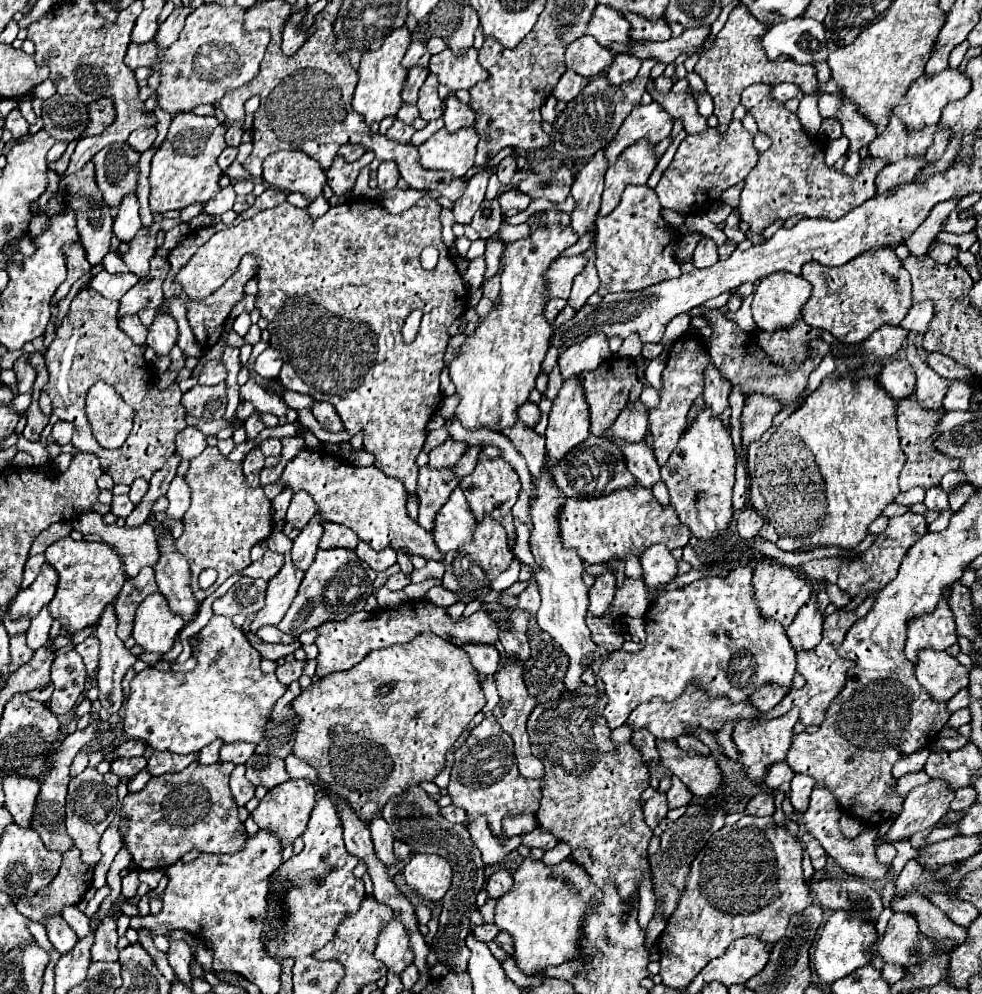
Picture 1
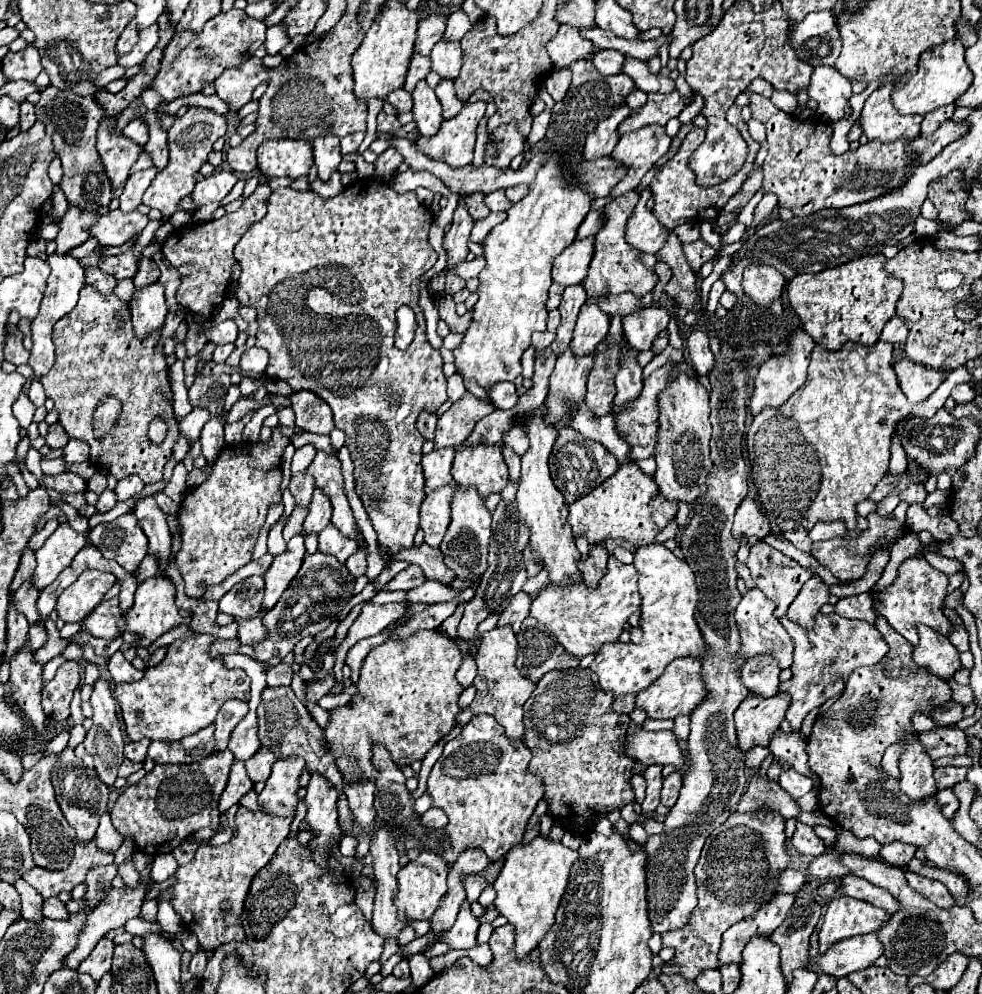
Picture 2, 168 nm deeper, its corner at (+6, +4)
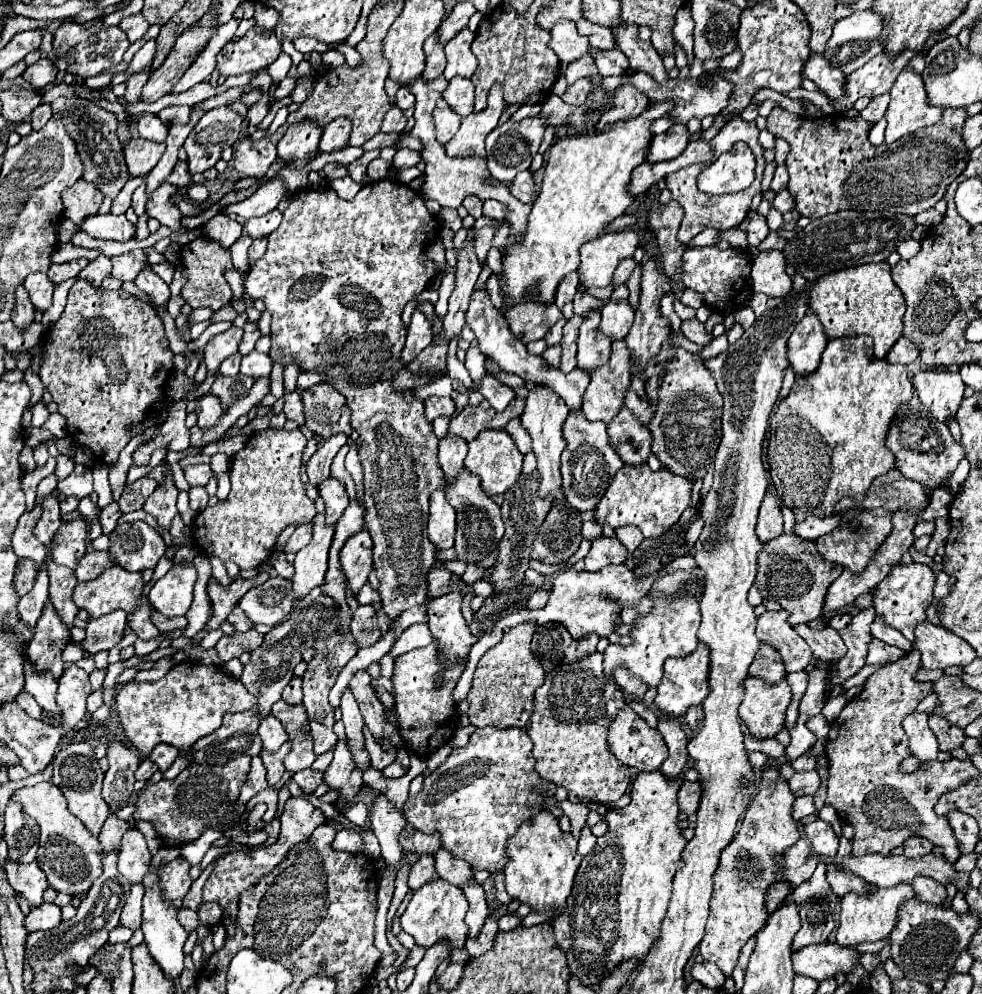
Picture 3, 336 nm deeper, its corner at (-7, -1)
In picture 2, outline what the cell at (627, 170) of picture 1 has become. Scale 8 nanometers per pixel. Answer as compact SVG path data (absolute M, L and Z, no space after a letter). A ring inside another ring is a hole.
M645 126L621 136L611 156L629 166L629 172L623 182L615 186L611 196L621 196L629 190L635 190L647 170L669 150L669 144L671 138L665 134L663 126Z

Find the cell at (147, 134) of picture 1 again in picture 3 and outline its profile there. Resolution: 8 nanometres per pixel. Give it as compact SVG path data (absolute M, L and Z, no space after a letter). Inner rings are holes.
M144 115L138 121L138 133L142 139L164 143L168 135L168 127L158 119L158 115Z

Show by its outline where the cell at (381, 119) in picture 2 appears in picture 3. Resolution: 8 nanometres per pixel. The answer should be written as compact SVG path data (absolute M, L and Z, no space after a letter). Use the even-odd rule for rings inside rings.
M392 107L386 113L384 121L382 121L382 131L384 133L402 133L404 127L406 127L406 117L404 117L402 109L400 107Z

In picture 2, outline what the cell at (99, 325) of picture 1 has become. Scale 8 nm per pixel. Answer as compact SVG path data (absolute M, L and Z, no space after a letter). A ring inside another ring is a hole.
M93 286L81 288L77 306L53 328L55 364L39 378L39 382L43 384L47 398L55 403L59 424L68 436L89 444L91 464L95 468L109 468L117 480L131 474L137 474L145 484L161 480L163 468L171 458L171 448L179 436L177 420L173 416L165 352L157 348L157 342L159 332L153 332L147 338L137 338L125 300L115 294L105 298ZM107 396L119 398L123 414L117 424L97 440L93 434L93 413ZM153 418L161 418L169 424L167 438L159 446L147 440L147 426Z

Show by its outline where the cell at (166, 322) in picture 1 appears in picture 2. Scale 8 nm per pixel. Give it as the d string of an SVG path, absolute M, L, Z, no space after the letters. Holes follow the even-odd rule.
M155 282L135 290L129 308L133 316L133 330L135 334L139 334L139 338L145 338L149 332L161 330L167 316L163 286Z

